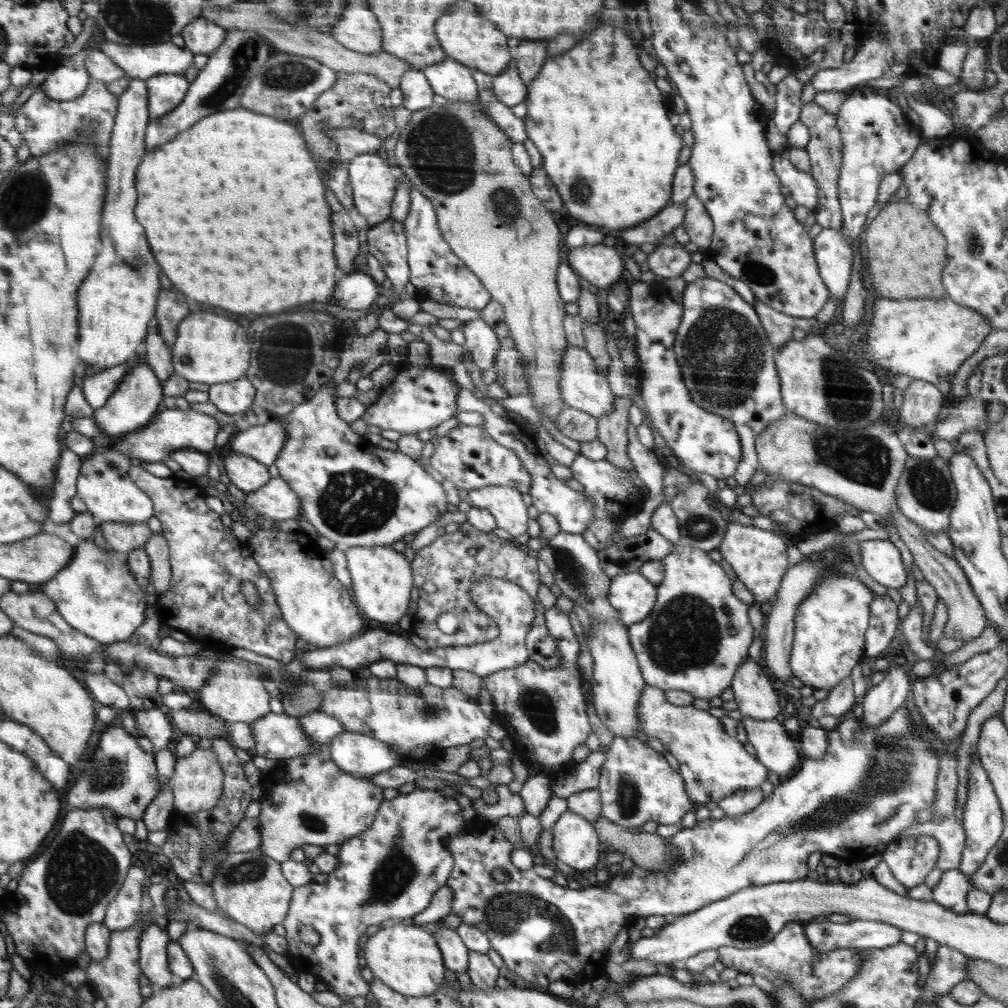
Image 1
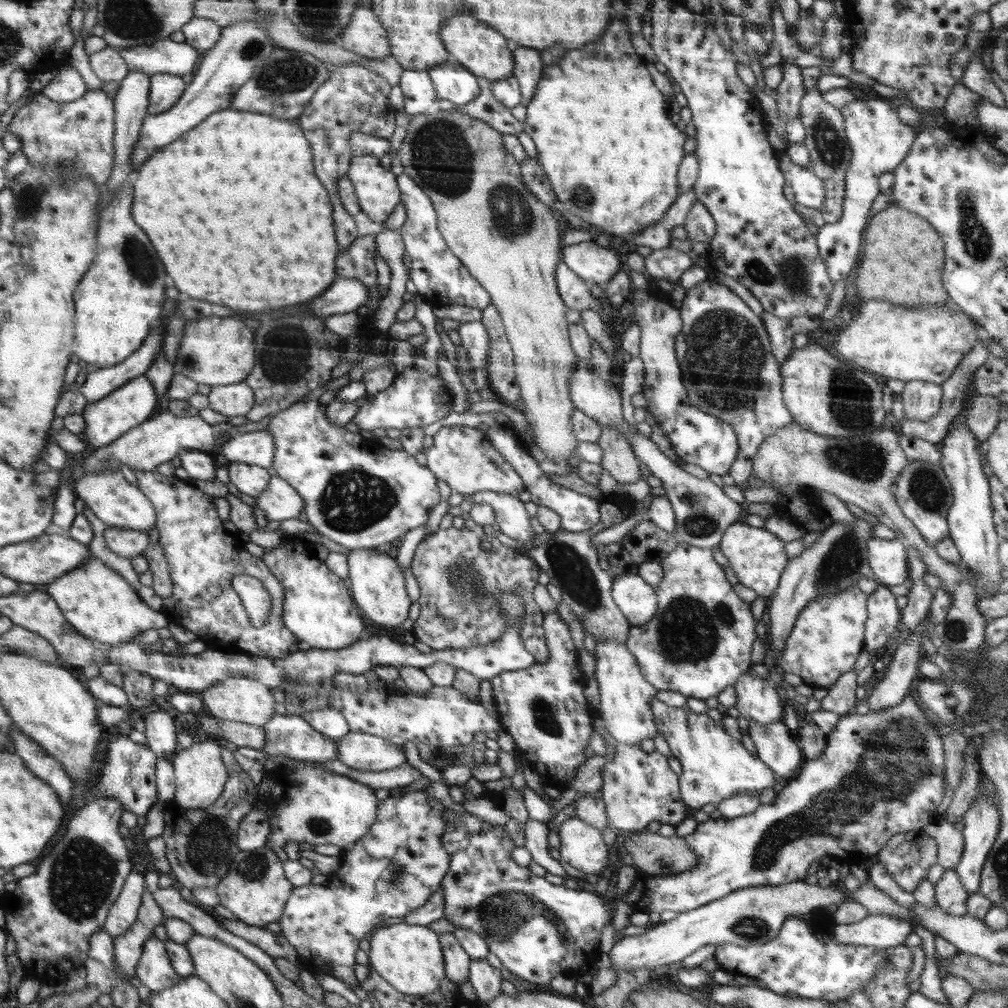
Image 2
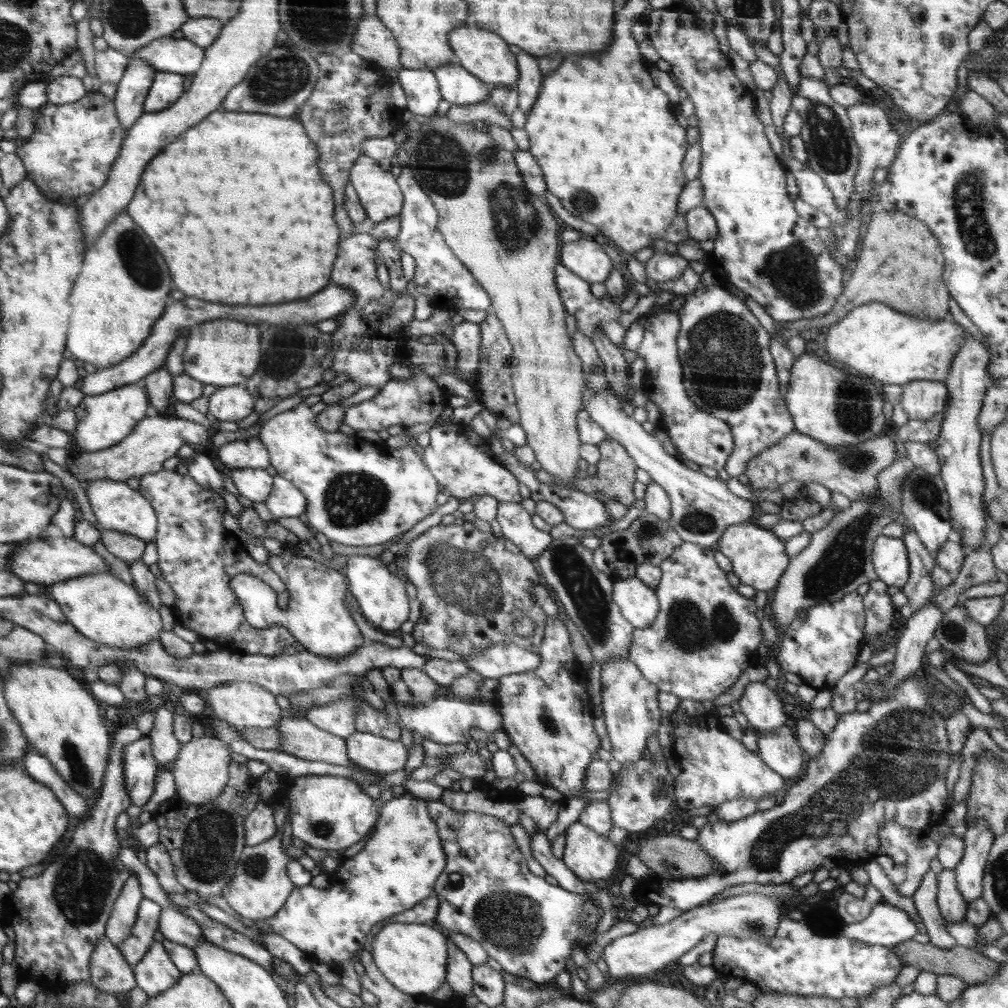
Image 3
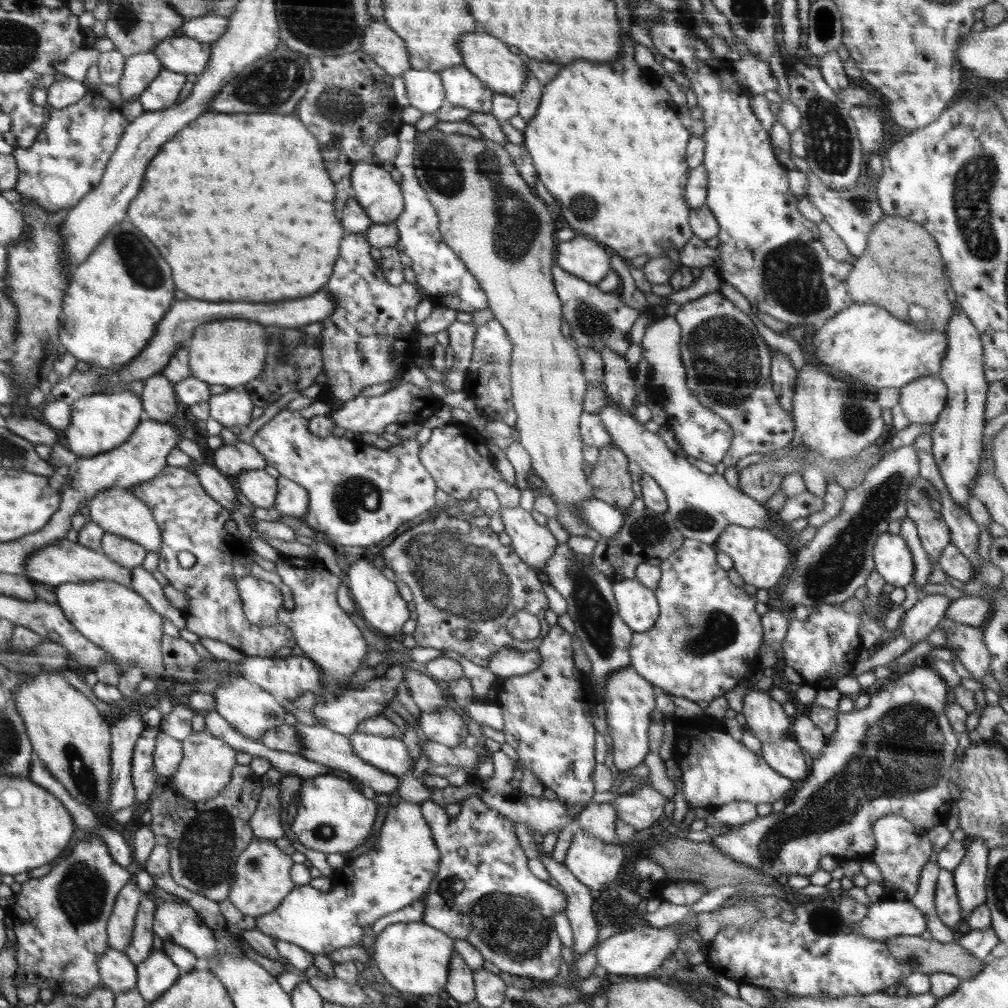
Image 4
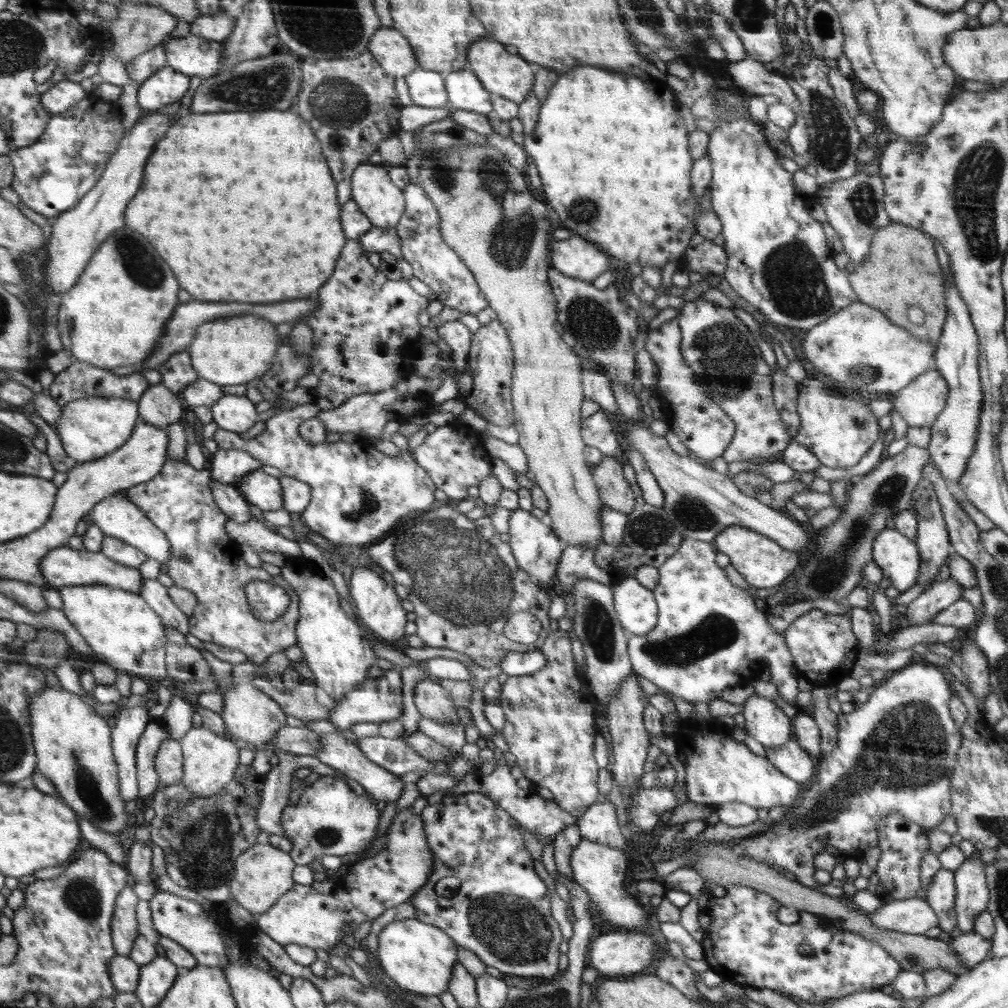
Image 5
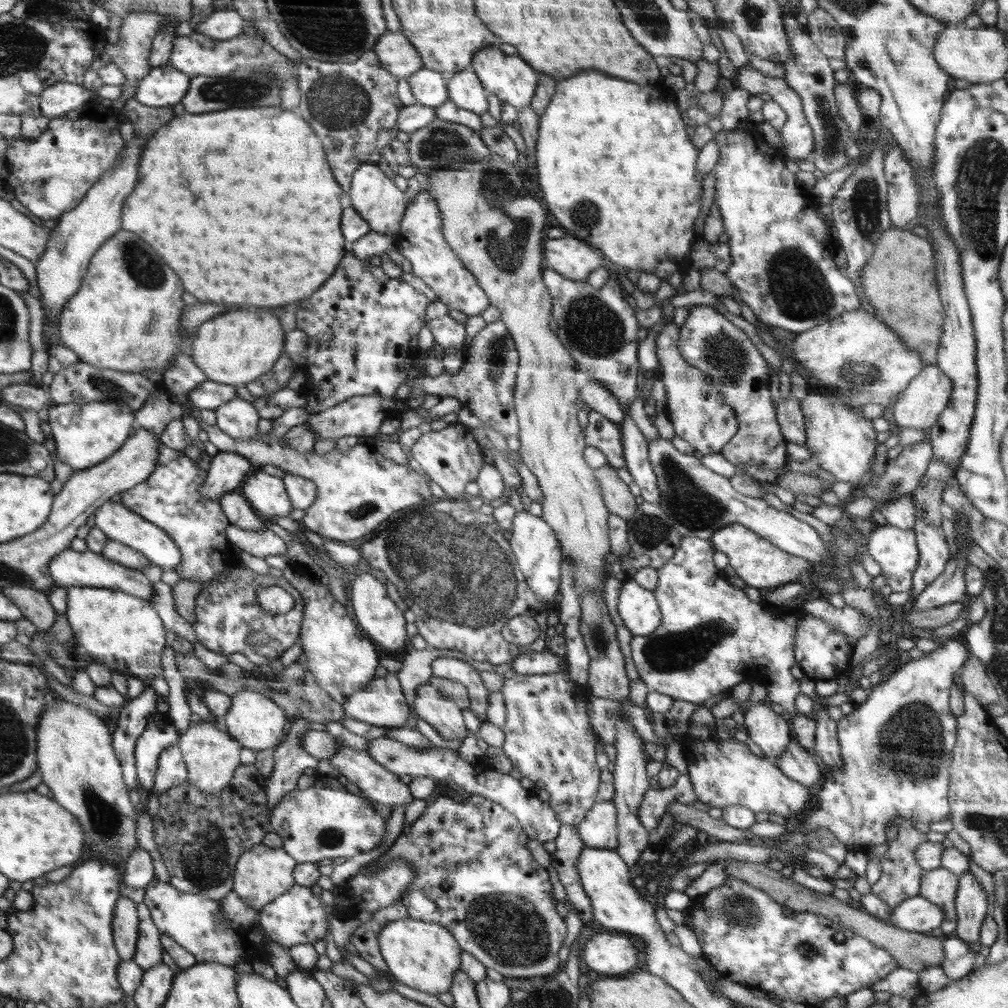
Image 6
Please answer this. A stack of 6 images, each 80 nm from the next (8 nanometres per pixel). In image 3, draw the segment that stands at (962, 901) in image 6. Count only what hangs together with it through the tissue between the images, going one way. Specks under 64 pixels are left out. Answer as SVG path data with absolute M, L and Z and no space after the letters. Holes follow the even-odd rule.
M979 818L974 826L968 826L964 835L963 857L953 871L966 904L982 896L984 871L995 838L983 818Z

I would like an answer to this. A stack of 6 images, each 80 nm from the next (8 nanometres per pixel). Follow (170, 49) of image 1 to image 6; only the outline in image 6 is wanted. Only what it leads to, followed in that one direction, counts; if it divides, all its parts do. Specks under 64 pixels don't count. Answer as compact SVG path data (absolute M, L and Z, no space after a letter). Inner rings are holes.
M192 33L190 36L182 36L174 40L173 55L170 56L170 64L173 68L184 72L187 76L223 76L234 74L236 69L260 69L268 71L272 69L274 75L280 79L282 88L279 90L281 100L280 107L286 110L296 111L302 102L302 92L298 86L296 75L296 64L291 62L287 56L277 52L268 42L256 36L241 34L234 39L216 40L202 33Z

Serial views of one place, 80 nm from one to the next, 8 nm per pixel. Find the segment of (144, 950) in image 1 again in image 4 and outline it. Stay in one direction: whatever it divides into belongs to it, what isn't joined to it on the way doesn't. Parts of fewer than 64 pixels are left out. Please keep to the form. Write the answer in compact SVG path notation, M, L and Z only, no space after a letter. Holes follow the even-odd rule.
M163 950L152 952L145 962L136 966L136 972L136 988L148 1006L165 995L183 973Z

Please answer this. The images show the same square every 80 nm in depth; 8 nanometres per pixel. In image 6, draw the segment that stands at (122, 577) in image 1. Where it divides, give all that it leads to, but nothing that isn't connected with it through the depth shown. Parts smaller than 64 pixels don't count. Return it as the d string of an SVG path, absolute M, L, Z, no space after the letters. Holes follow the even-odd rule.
M72 586L67 587L64 613L73 637L88 650L94 662L145 681L161 675L160 658L166 644L166 630L161 615L149 602L118 589Z

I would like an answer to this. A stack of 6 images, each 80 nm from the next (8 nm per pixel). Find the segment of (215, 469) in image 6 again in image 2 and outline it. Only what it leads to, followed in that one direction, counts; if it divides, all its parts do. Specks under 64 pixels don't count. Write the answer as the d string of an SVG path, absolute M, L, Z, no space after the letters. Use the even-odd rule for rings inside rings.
M265 430L248 433L233 433L233 436L222 446L222 456L230 462L255 464L270 468L276 454L274 437Z

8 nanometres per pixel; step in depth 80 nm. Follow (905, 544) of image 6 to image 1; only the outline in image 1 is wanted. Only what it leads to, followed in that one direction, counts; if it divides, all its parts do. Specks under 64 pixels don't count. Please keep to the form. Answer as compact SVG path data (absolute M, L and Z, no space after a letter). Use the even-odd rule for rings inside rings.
M866 540L860 546L864 569L876 582L896 591L906 584L907 571L898 548L889 540Z

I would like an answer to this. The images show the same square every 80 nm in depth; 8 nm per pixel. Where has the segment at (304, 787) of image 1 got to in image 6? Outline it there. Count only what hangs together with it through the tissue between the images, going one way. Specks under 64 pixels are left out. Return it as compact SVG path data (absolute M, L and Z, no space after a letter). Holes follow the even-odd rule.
M319 777L315 783L304 790L294 789L285 794L281 801L273 808L272 826L274 832L282 839L282 848L285 849L294 860L303 863L319 863L324 858L345 858L349 859L360 852L368 852L380 846L386 834L386 824L382 820L381 813L376 814L375 805L368 799L358 798L350 794L345 786L336 778Z

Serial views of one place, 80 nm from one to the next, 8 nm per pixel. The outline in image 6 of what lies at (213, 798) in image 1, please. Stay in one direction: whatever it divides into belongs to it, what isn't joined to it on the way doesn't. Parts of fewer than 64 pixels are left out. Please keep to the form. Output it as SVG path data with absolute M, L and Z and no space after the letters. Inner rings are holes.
M200 721L192 723L179 736L177 742L187 768L187 781L205 793L217 793L224 790L235 771L240 767L240 744L230 738L230 734L219 723Z

